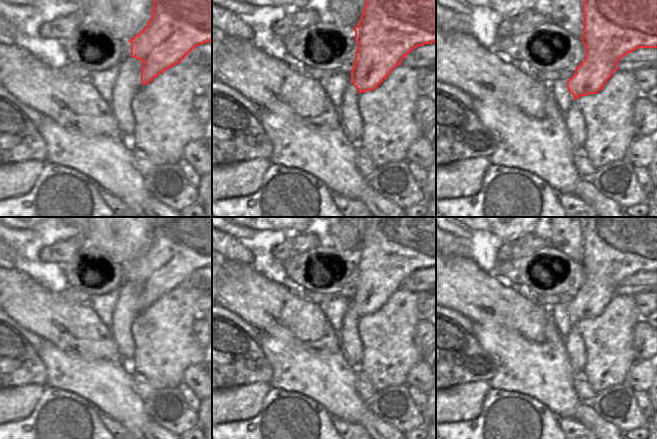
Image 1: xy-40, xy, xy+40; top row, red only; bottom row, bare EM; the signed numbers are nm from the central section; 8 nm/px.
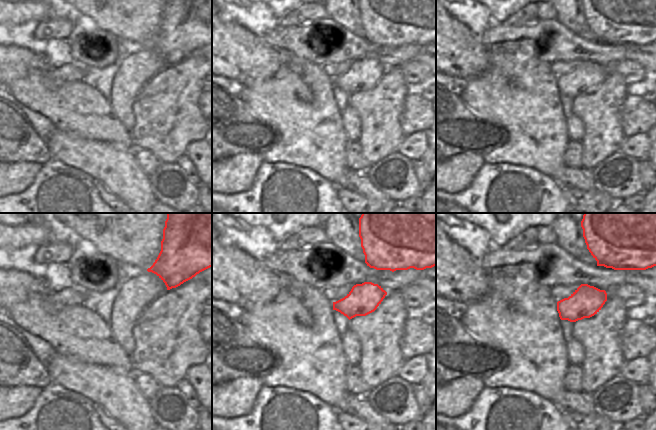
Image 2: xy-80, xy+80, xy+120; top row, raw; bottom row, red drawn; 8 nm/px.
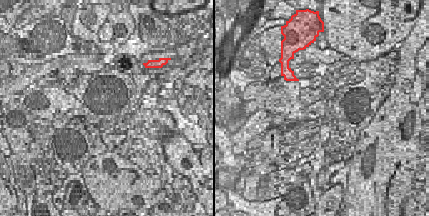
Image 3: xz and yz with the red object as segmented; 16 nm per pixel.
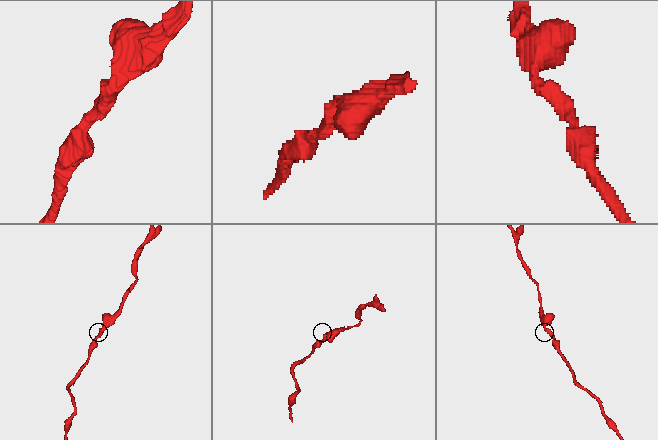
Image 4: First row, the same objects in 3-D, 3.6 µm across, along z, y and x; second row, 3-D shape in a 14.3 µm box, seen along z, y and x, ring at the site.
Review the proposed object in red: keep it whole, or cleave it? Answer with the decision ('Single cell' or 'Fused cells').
Single cell

